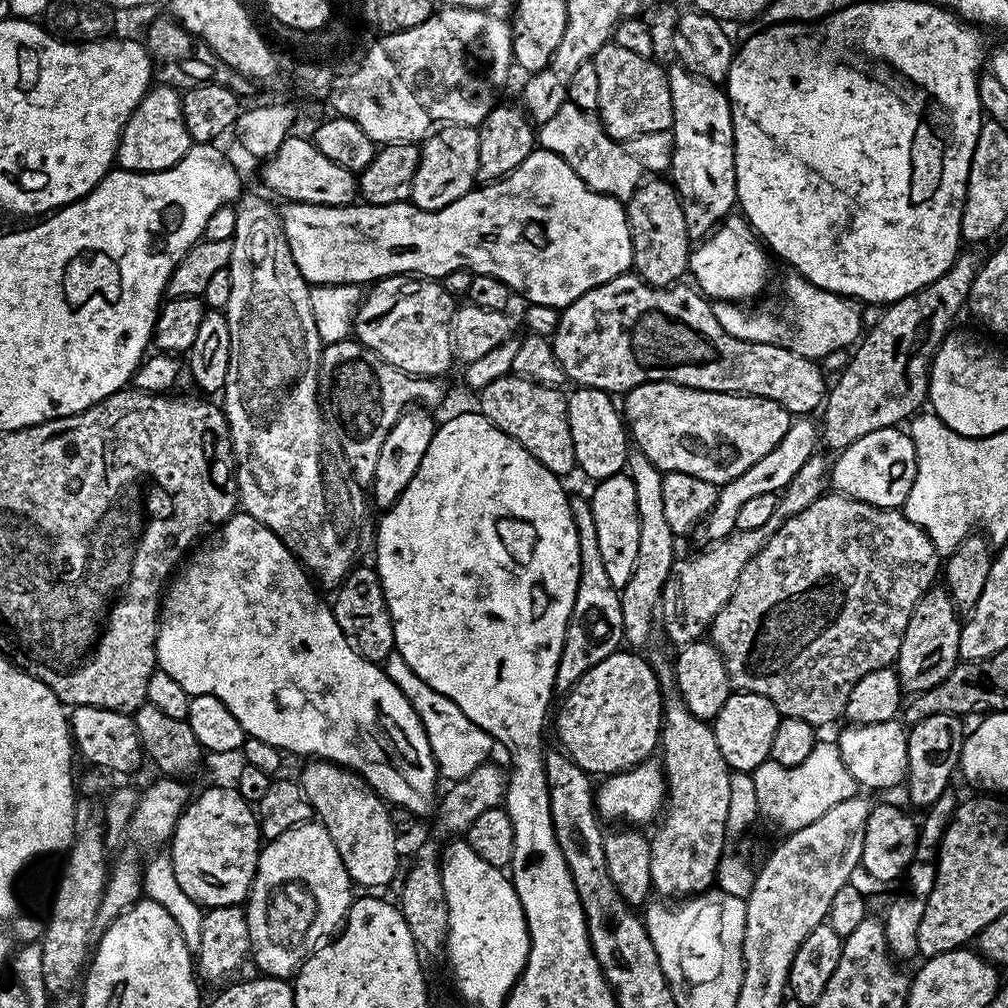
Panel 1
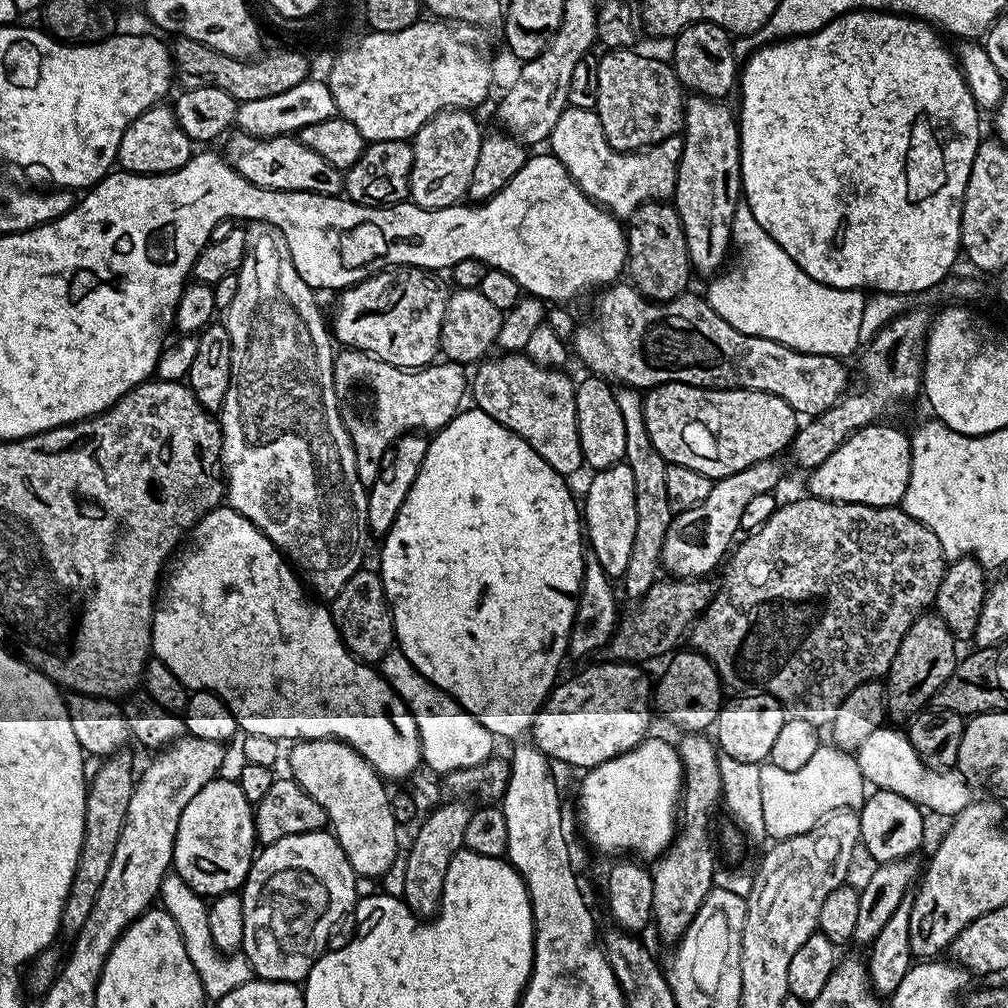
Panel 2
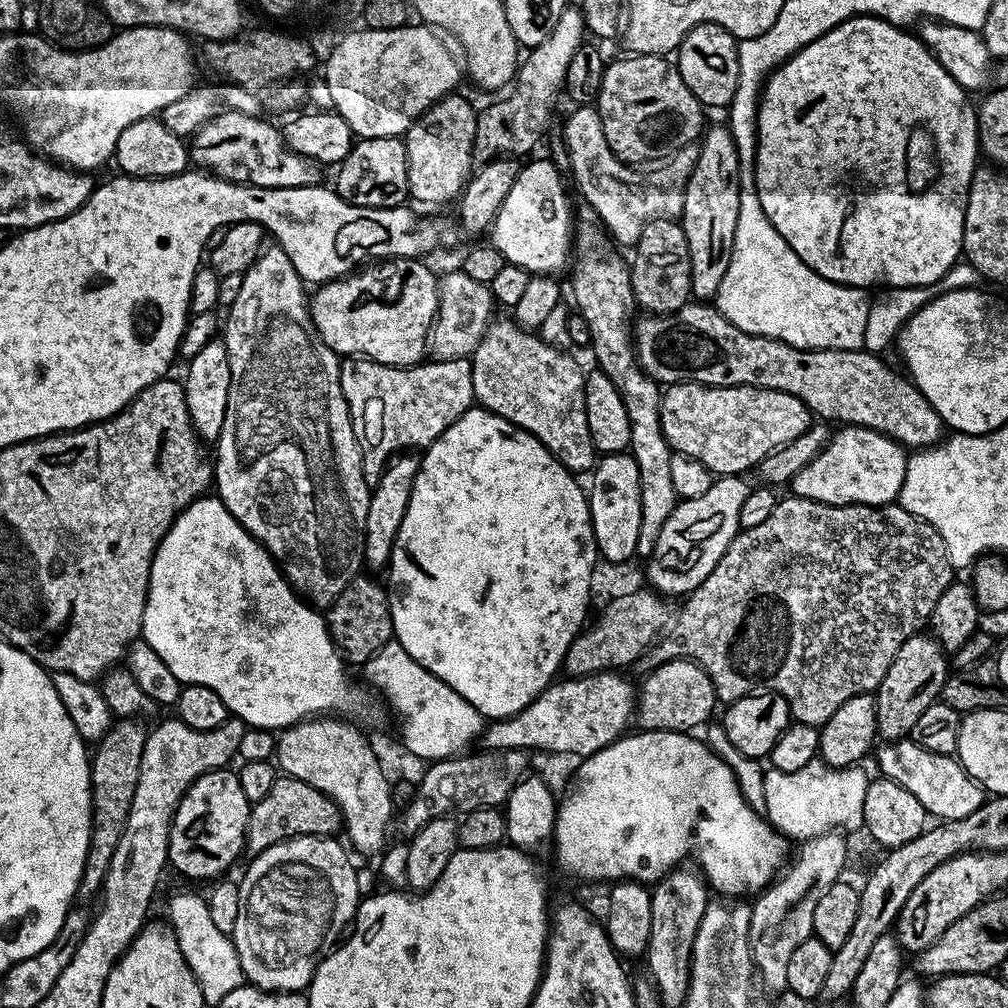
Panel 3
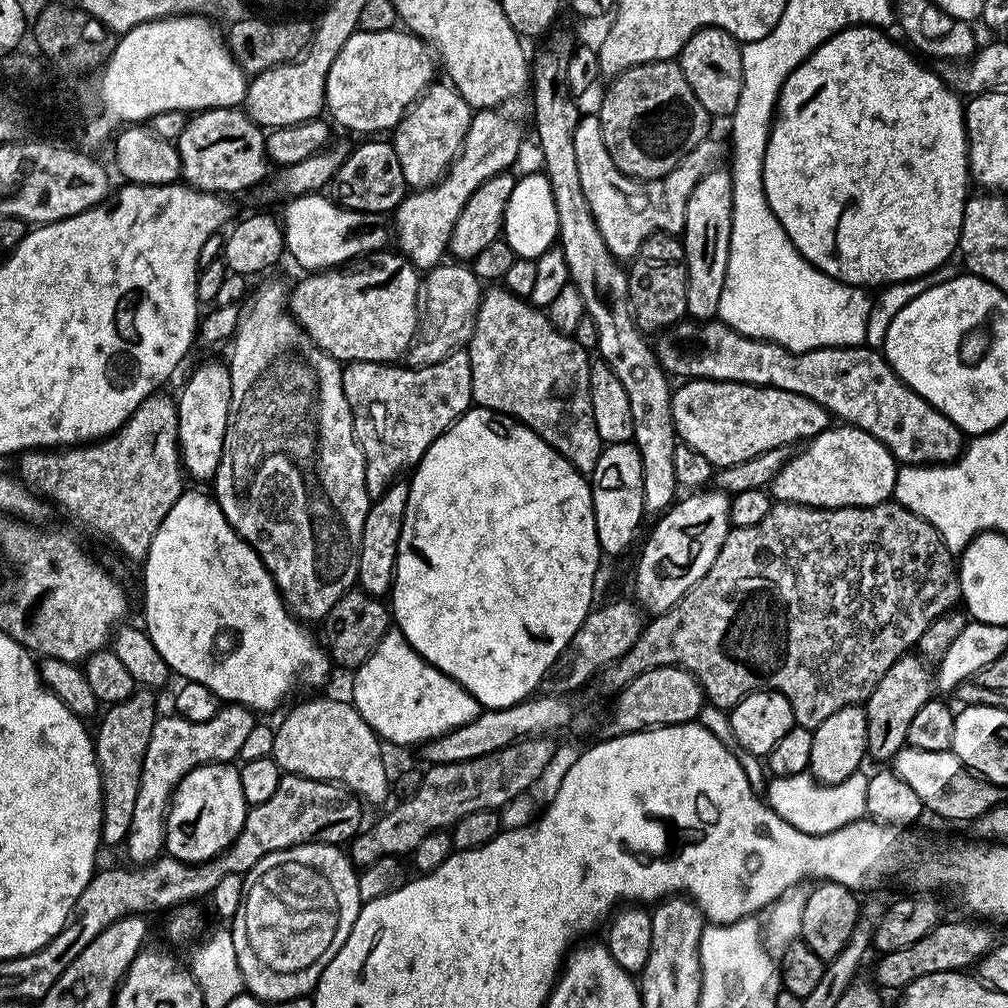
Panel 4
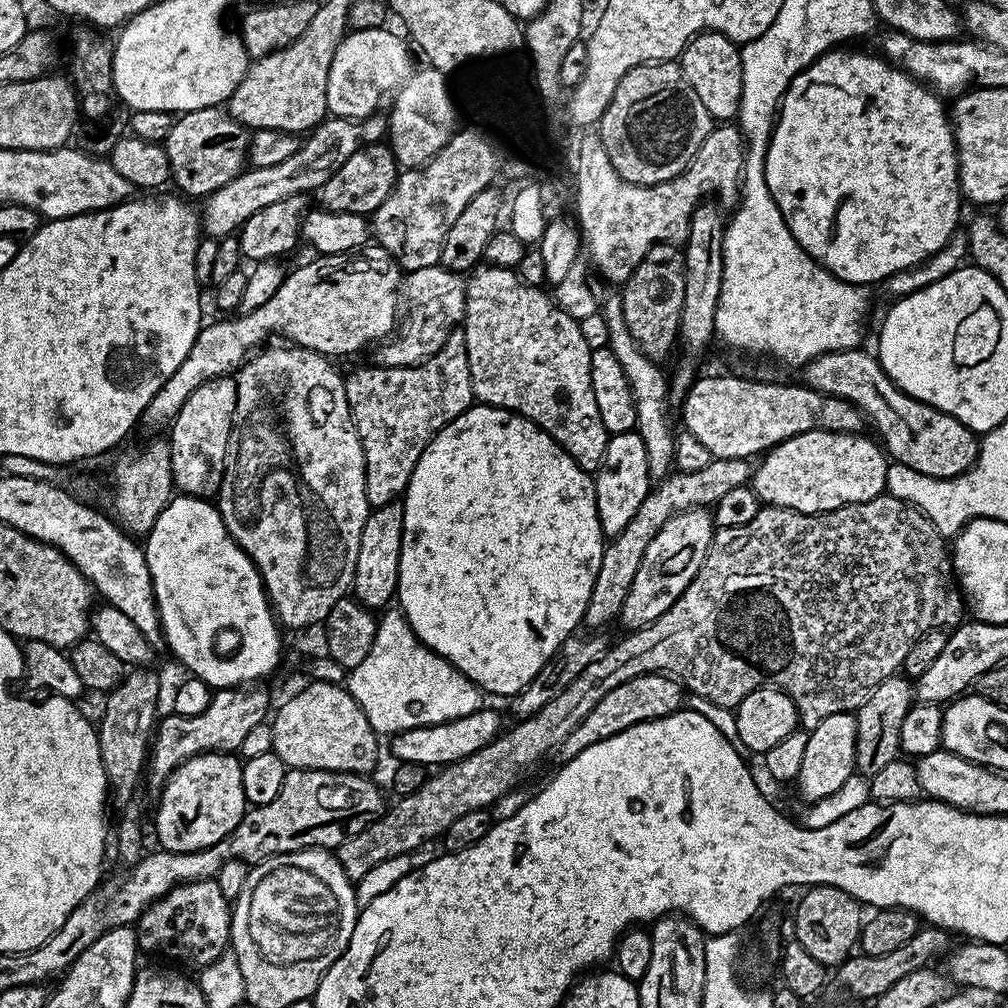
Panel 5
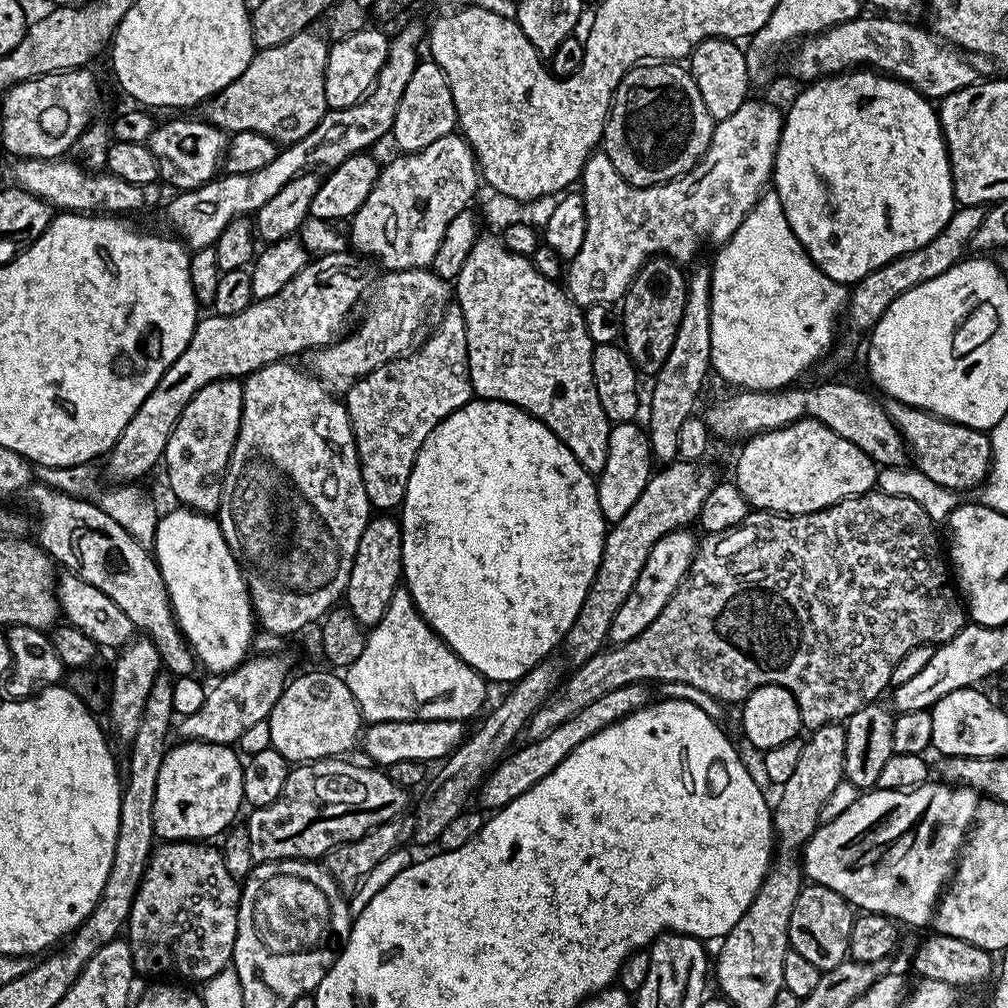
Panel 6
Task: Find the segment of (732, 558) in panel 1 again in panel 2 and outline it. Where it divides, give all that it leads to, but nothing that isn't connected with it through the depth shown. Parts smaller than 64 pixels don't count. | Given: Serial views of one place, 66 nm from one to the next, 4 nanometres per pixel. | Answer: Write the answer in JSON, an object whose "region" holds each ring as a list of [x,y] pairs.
{"region":[[[657,578],[650,590],[635,601],[636,616],[628,612],[619,617],[616,632],[608,642],[607,655],[612,655],[609,657],[616,662],[645,662],[663,652],[671,653],[711,602],[714,588],[708,582],[704,578]]]}

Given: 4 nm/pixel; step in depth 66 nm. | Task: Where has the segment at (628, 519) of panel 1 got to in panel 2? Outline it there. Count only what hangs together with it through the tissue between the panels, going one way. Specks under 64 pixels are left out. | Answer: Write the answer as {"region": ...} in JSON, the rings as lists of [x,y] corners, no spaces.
{"region":[[[627,462],[599,469],[588,484],[588,493],[582,500],[582,524],[591,555],[598,558],[604,573],[610,578],[623,577],[630,566],[630,550],[634,550],[634,470]]]}

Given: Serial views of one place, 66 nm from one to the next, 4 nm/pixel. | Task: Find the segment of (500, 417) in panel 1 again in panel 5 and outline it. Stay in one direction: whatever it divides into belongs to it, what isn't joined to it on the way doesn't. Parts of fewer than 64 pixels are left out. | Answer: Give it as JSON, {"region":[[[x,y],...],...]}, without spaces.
{"region":[[[485,263],[472,269],[464,290],[468,301],[462,325],[470,362],[472,395],[479,403],[505,408],[534,421],[562,446],[562,450],[566,450],[566,454],[570,454],[570,458],[574,458],[574,462],[578,462],[583,472],[592,474],[606,454],[610,435],[606,426],[602,426],[598,405],[594,403],[594,386],[590,386],[593,349],[586,346],[586,338],[582,338],[580,322],[559,308],[555,299],[549,293],[547,296],[544,290],[524,283],[519,273],[511,268]]]}

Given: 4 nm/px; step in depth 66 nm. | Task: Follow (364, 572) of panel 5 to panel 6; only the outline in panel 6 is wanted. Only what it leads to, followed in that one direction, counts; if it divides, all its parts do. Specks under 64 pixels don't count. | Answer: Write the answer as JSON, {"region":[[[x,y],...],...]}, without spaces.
{"region":[[[376,514],[369,519],[366,530],[358,542],[358,550],[354,554],[354,566],[350,570],[350,578],[343,595],[346,607],[368,630],[378,622],[382,622],[382,614],[386,614],[386,606],[390,606],[390,598],[394,598],[394,590],[402,584],[404,567],[400,520],[392,516],[395,515]]]}

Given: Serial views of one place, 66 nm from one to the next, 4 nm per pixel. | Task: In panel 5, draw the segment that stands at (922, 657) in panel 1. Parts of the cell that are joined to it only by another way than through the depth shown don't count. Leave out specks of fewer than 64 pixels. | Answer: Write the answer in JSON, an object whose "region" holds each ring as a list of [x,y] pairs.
{"region":[[[897,674],[887,676],[870,694],[870,698],[866,698],[864,705],[856,709],[856,772],[859,775],[871,778],[901,755],[902,721],[913,703],[913,681]]]}

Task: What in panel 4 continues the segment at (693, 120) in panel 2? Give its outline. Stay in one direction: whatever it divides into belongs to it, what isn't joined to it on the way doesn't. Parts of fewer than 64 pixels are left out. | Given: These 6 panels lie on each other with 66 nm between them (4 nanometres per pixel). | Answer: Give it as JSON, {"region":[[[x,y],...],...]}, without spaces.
{"region":[[[717,166],[694,186],[694,194],[686,202],[686,218],[682,243],[688,272],[686,278],[686,310],[696,322],[719,317],[718,302],[722,302],[722,286],[726,286],[726,262],[730,258],[730,226],[732,225],[732,173]]]}

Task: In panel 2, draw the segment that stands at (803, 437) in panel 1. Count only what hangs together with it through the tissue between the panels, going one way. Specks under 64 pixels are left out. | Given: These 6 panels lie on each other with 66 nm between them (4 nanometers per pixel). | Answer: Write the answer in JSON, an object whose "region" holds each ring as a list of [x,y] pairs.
{"region":[[[775,459],[763,460],[738,474],[715,481],[698,506],[677,511],[672,517],[672,525],[666,534],[660,559],[663,571],[672,578],[704,578],[716,568],[716,563],[729,555],[740,532],[740,519],[746,502],[751,502],[757,494],[766,494],[775,489],[780,480],[780,468]]]}

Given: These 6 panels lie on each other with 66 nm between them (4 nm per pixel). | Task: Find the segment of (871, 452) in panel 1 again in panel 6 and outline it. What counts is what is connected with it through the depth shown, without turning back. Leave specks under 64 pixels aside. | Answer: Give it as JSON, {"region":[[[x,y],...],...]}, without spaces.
{"region":[[[802,419],[785,428],[775,428],[769,432],[757,432],[743,441],[744,449],[736,456],[736,476],[734,482],[738,490],[742,490],[753,509],[761,508],[764,514],[783,514],[785,516],[801,516],[828,508],[851,496],[861,496],[873,491],[878,484],[878,466],[854,442],[846,442],[846,438],[838,438],[834,430],[830,430],[817,420]]]}

